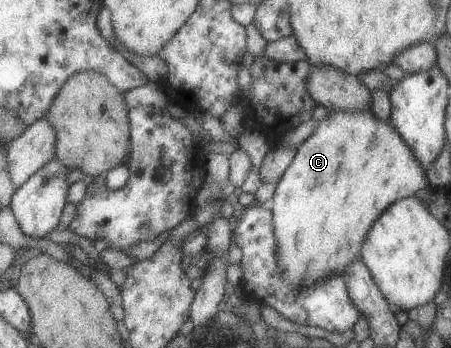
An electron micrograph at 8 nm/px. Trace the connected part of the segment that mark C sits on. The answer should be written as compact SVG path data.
M370 109L349 110L348 112L345 110L331 110L325 119L321 119L318 122L319 123L315 125L315 129L313 129L313 133L295 149L291 164L285 169L284 175L279 179L277 185L275 185L275 192L270 198L273 202L273 205L271 205L272 227L278 248L278 266L280 267L282 278L294 288L294 291L299 286L308 286L313 282L317 282L319 278L324 278L329 274L342 275L342 270L352 260L359 258L359 251L363 239L369 227L377 220L377 217L394 202L408 196L413 196L416 192L423 190L428 185L422 166L419 165L415 155L397 134L396 129L392 127L390 121L385 122L375 118Z

